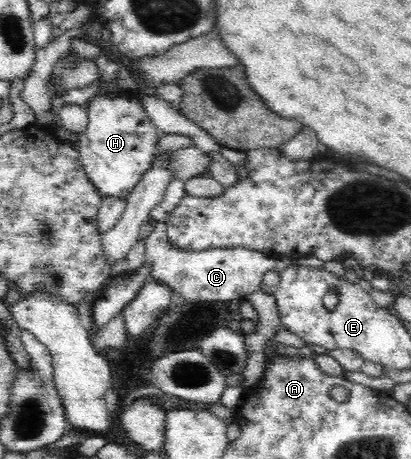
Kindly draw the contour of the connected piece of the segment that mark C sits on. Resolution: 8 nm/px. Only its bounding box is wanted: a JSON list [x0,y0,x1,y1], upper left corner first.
[145,221,277,301]

